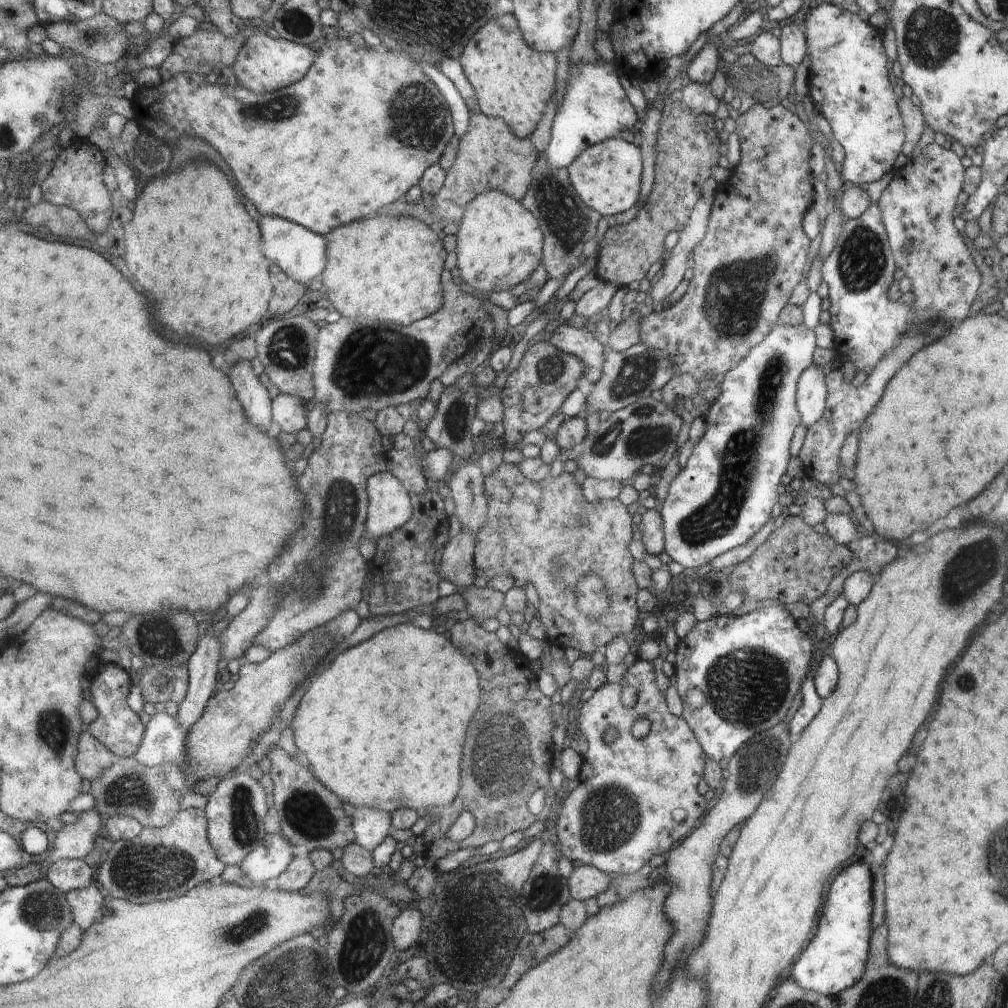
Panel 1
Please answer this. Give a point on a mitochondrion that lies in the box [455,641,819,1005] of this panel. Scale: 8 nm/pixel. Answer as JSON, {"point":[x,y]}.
{"point":[747,686]}

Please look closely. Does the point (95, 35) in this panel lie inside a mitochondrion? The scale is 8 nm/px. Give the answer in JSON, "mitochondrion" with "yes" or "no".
{"mitochondrion":"yes"}

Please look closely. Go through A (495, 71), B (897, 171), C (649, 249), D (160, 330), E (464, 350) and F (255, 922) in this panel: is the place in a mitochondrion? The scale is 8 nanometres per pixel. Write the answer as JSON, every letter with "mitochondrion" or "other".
{"A":"other","B":"other","C":"other","D":"other","E":"other","F":"mitochondrion"}

